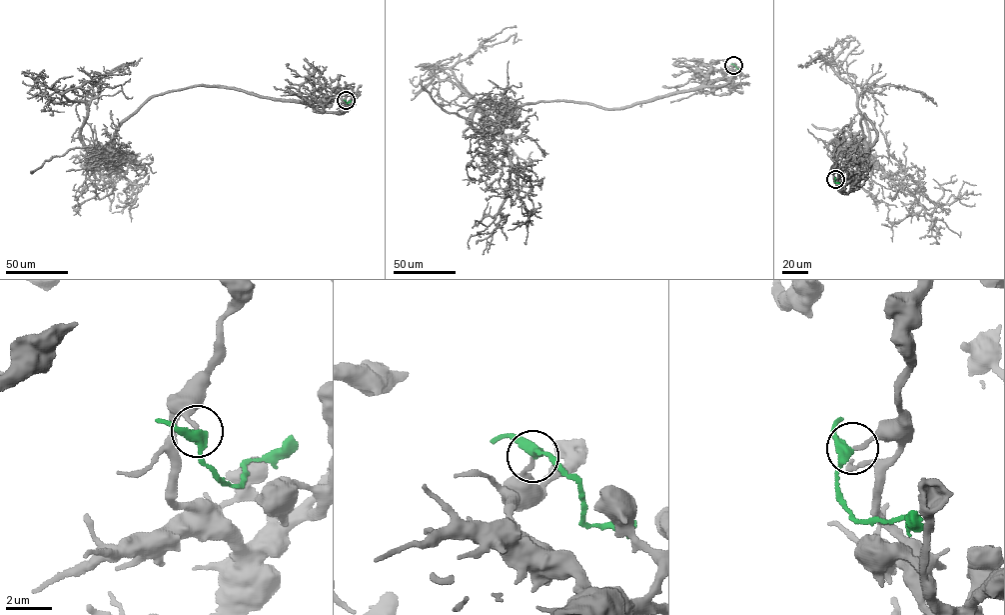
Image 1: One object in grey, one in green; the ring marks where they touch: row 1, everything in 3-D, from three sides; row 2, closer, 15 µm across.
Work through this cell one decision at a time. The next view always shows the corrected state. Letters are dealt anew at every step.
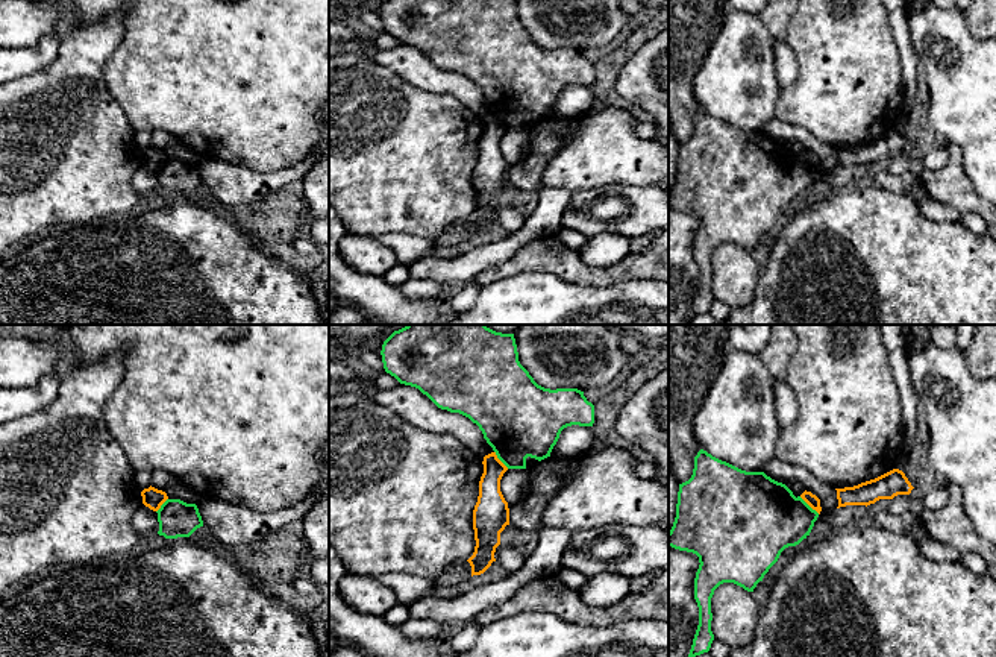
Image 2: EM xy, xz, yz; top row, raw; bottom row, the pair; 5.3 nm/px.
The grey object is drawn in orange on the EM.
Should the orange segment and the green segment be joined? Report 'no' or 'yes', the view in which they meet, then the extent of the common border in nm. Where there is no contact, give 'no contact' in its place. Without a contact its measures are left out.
no | yz | 140 nm

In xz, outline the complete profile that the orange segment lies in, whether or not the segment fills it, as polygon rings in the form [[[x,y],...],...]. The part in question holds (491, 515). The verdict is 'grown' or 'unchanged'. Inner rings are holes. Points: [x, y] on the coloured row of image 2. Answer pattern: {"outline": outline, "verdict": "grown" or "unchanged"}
{"outline": [[[496,452],[484,457],[484,473],[479,481],[479,496],[473,510],[475,552],[467,560],[471,577],[484,574],[494,558],[500,545],[500,533],[509,525],[509,508],[500,492],[500,479],[508,467],[497,458]]], "verdict": "unchanged"}

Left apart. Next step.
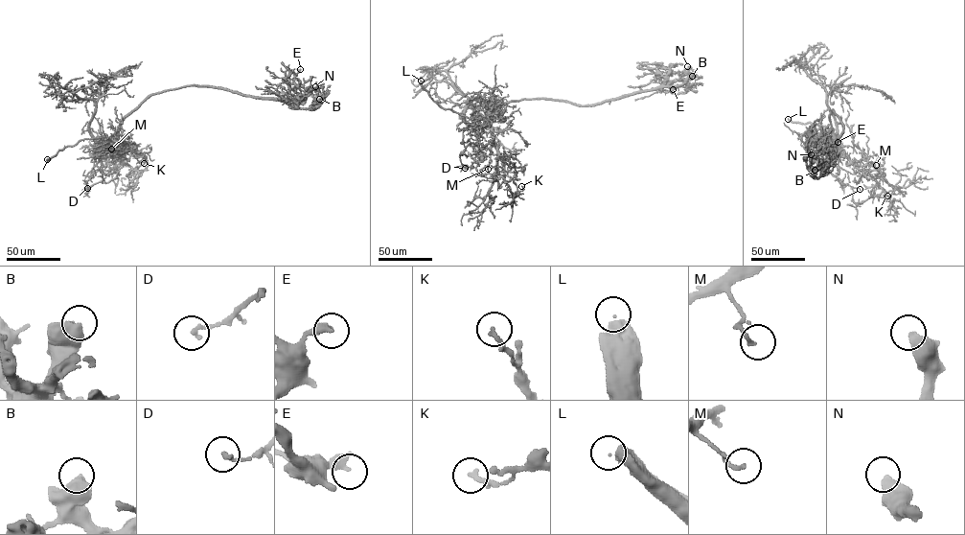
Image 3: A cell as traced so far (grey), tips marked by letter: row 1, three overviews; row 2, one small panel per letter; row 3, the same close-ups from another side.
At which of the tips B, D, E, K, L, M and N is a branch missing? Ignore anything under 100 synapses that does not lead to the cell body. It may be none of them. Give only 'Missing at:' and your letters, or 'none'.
Missing at: L

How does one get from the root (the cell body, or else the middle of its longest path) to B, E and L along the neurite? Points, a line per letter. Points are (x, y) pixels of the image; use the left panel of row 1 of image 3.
B: (137, 108), (152, 95), (192, 85), (222, 87), (310, 109), (318, 104), (319, 99)
E: (137, 108), (152, 95), (192, 85), (222, 87), (243, 94), (297, 103), (300, 97), (288, 83), (300, 69)
L: (137, 108), (125, 117), (113, 141), (95, 138), (80, 140), (47, 159)

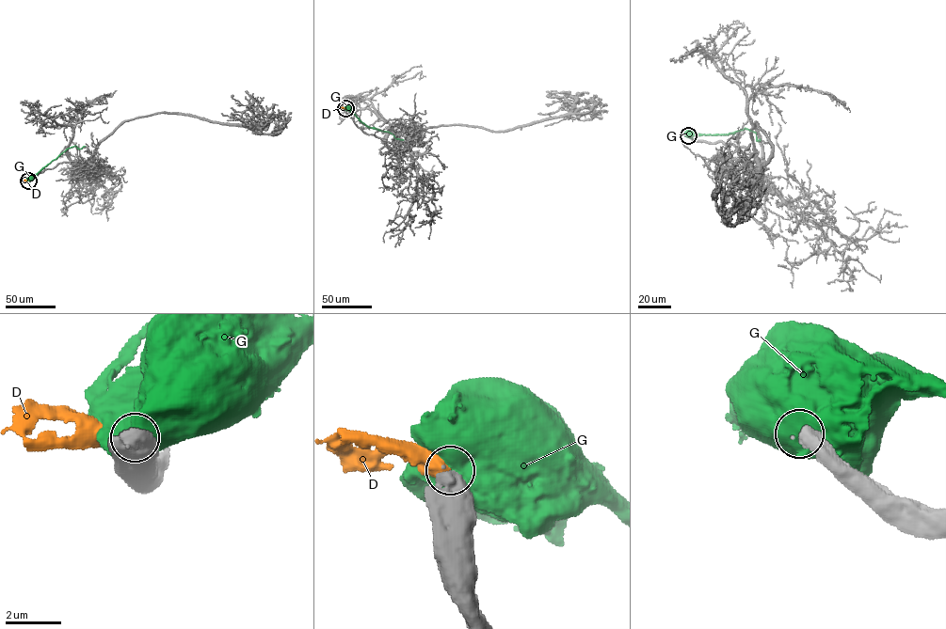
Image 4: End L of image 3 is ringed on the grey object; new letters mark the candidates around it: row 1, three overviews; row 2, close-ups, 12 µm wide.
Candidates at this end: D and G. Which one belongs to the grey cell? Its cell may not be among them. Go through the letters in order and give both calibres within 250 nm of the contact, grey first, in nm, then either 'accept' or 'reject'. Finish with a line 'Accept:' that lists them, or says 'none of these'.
D: 700/550 nm | accept
G: 800/1050 nm | reject
Accept: D

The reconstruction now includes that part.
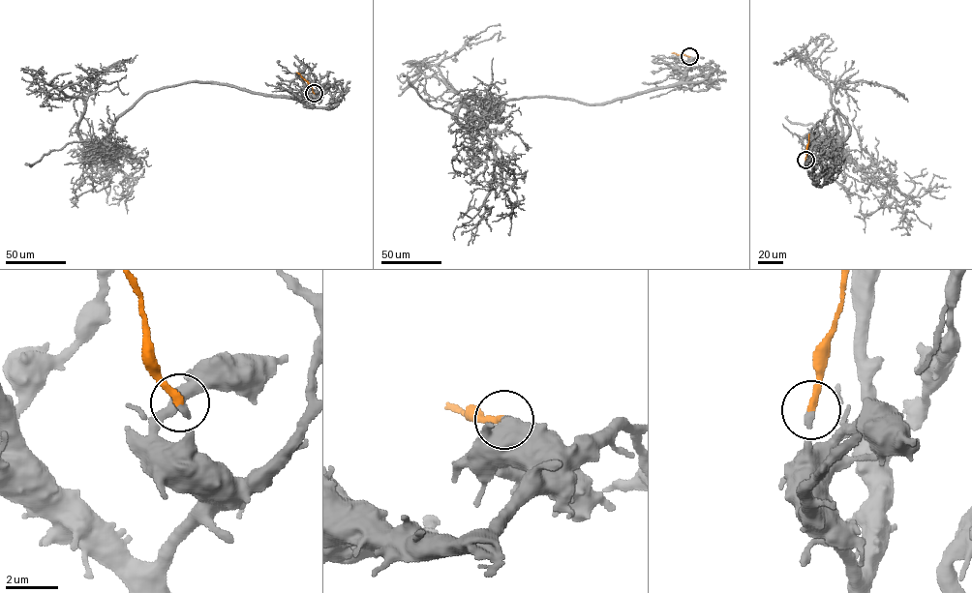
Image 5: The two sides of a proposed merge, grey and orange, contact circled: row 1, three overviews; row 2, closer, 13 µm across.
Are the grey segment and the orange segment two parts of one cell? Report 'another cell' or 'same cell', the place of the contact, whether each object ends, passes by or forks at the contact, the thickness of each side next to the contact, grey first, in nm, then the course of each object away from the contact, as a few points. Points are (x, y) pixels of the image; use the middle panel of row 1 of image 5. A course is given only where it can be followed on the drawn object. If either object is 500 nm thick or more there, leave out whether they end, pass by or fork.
same cell; at (689, 56); grey ends there; orange ends there; 220 nm thick on the grey side, 280 nm on the other; grey runs (689, 56), (668, 86), (591, 104), (515, 99), (463, 125), (462, 96), (438, 65), (505, 38); orange runs (689, 56), (672, 53)

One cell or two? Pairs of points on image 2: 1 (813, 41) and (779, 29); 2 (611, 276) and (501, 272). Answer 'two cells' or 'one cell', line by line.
1: two cells
2: one cell

